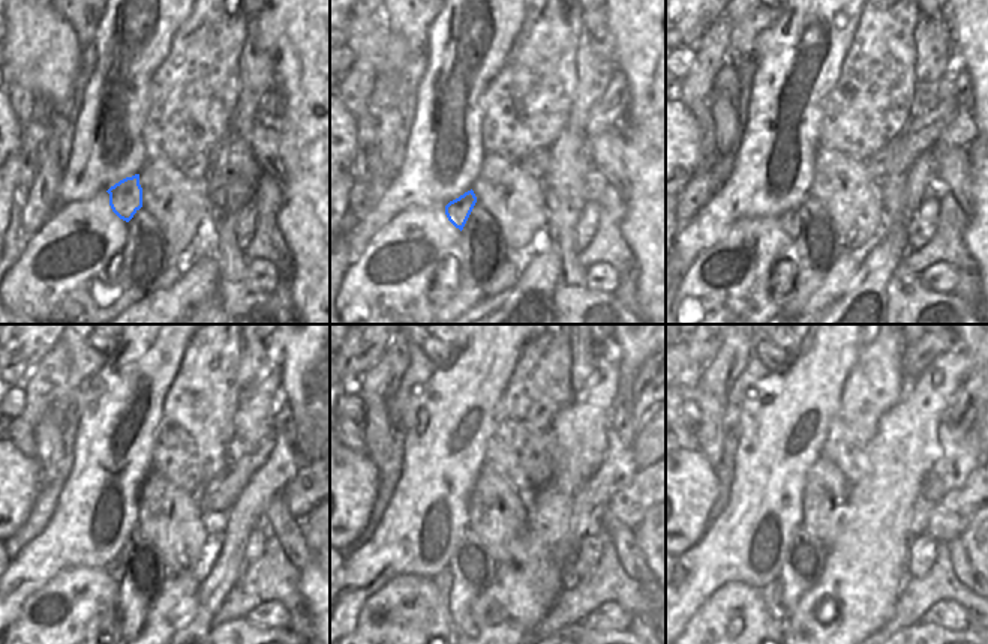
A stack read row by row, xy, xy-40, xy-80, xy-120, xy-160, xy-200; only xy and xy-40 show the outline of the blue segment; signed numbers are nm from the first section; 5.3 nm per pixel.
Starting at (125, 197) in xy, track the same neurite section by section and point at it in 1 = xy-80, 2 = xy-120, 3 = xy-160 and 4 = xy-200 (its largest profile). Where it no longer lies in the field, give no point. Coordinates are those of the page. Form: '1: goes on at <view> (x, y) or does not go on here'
1: goes on at xy-80 (789, 222)
2: goes on at xy-120 (114, 569)
3: goes on at xy-160 (443, 580)
4: goes on at xy-200 (771, 593)

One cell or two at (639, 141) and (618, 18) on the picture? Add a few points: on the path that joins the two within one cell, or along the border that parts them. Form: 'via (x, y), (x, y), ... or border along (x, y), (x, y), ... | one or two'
via (645, 111), (645, 48) | one

